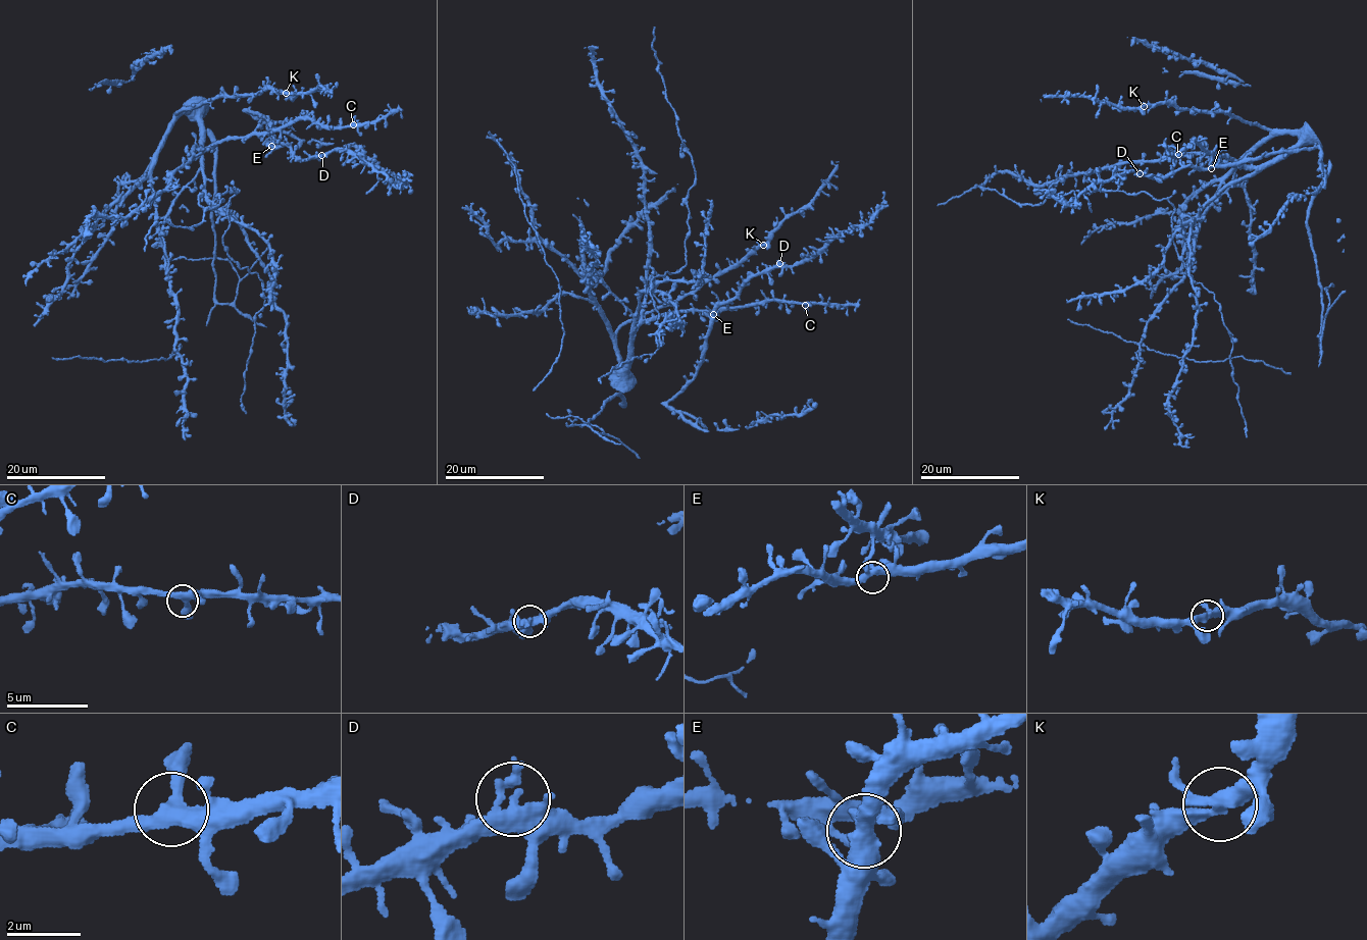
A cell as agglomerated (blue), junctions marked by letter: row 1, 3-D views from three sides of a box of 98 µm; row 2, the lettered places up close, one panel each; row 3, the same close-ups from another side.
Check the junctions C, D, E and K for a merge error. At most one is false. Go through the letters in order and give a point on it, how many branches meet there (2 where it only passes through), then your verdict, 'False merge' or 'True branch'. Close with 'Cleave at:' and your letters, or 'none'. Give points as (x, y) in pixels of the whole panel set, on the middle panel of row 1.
C: Place: (805, 305). Branches: 3. True branch
D: Place: (779, 263). Branches: 3. True branch
E: Place: (713, 314). Branches: 3. True branch
K: Place: (763, 245). Branches: 3. True branch
Cleave at: none

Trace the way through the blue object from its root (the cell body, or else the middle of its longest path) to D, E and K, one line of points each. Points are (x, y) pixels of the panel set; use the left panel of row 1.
D: (203, 152), (224, 140), (268, 133), (273, 140), (272, 146), (288, 146), (300, 159), (321, 155)
E: (203, 152), (224, 140), (268, 133), (273, 140), (271, 146)
K: (203, 152), (205, 134), (195, 116), (176, 114), (181, 110), (221, 96), (267, 89), (285, 93)

